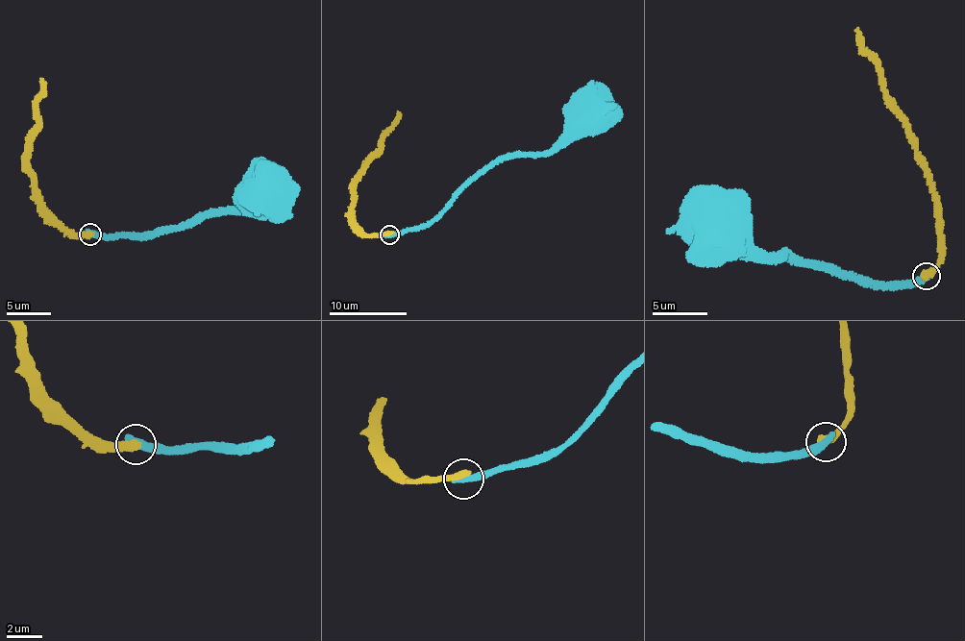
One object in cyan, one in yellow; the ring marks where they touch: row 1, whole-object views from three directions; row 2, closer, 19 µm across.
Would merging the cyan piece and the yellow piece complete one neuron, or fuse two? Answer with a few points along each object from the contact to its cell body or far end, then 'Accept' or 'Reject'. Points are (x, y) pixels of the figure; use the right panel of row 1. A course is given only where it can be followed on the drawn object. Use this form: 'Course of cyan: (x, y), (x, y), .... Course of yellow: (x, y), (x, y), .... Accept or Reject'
Course of cyan: (926, 275), (901, 288), (864, 284), (828, 266), (790, 262), (787, 257), (776, 263), (744, 254), (722, 237). Course of yellow: (926, 275), (934, 266), (941, 228), (926, 166), (910, 125), (893, 107), (876, 54), (863, 47), (857, 30). Reject

